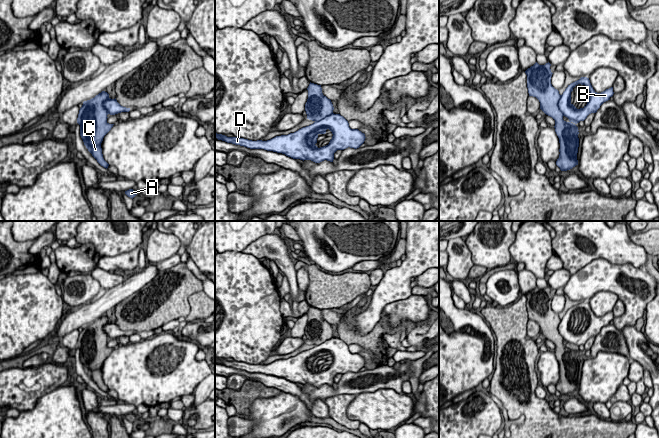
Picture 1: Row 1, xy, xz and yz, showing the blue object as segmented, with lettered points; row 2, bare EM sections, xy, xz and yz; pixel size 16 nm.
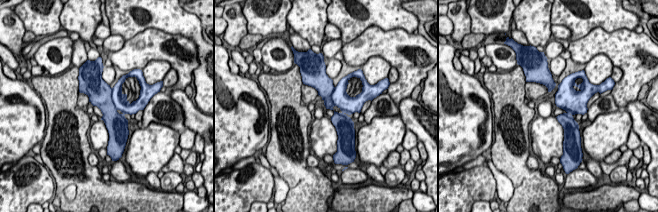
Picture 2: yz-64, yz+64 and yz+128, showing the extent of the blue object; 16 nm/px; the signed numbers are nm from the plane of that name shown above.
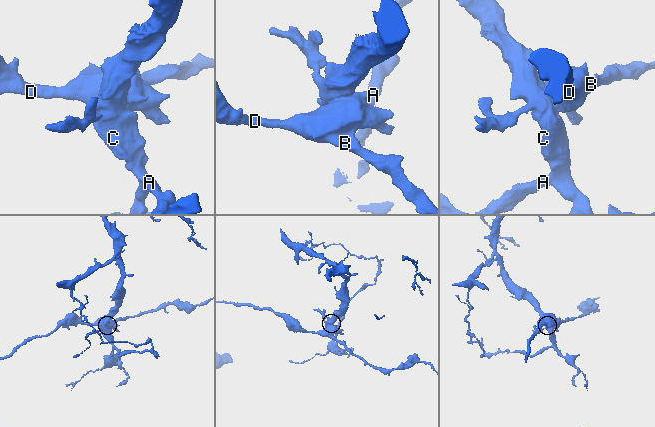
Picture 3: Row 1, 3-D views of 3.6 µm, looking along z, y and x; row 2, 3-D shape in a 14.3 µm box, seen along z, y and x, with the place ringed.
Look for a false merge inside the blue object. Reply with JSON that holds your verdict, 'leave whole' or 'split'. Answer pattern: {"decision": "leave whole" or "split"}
{"decision": "split"}

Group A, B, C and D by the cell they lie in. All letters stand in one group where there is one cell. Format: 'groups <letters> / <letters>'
groups A C / B D

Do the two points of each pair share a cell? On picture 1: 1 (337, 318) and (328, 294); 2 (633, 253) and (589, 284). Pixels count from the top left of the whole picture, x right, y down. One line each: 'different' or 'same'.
1: different
2: different

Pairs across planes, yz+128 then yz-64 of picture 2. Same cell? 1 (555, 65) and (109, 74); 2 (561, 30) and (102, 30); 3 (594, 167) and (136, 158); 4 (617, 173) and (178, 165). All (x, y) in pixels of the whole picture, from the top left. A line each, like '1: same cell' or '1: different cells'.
1: same cell
2: same cell
3: different cells
4: different cells

